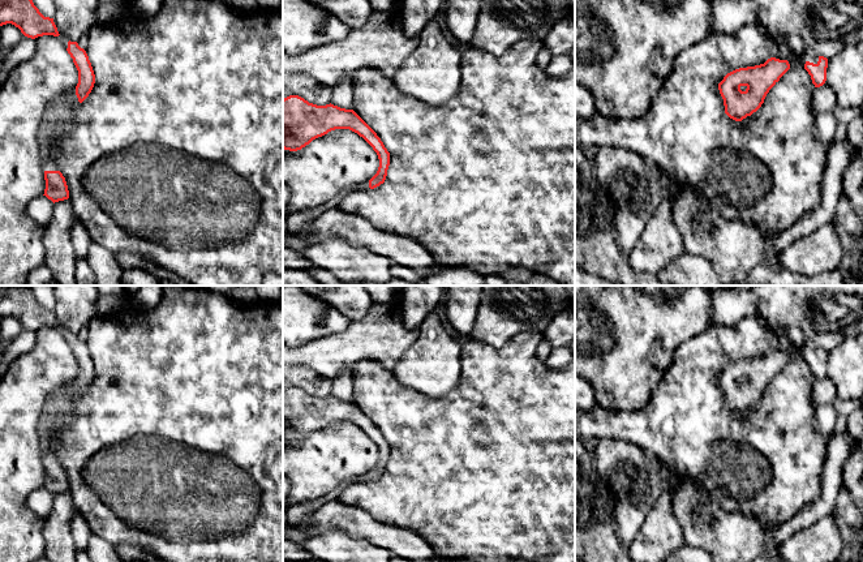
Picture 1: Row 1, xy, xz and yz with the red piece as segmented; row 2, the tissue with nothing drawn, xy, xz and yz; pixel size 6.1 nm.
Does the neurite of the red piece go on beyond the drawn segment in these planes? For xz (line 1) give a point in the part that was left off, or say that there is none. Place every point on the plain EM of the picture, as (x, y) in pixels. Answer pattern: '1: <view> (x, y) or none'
1: xz (295, 514)

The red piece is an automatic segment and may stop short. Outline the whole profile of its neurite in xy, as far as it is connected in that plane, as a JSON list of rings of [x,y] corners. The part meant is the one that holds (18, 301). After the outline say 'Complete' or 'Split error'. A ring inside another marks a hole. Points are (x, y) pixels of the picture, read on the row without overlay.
[[[0,286],[0,318],[7,316],[14,317],[31,331],[60,327],[53,310],[44,309],[29,286]]]. Complete

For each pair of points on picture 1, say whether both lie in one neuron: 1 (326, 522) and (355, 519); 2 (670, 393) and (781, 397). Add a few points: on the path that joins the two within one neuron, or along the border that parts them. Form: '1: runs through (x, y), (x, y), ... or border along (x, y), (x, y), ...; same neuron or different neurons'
1: runs through (333, 519), (348, 519); same neuron
2: runs through (698, 420), (703, 425), (754, 424); same neuron

